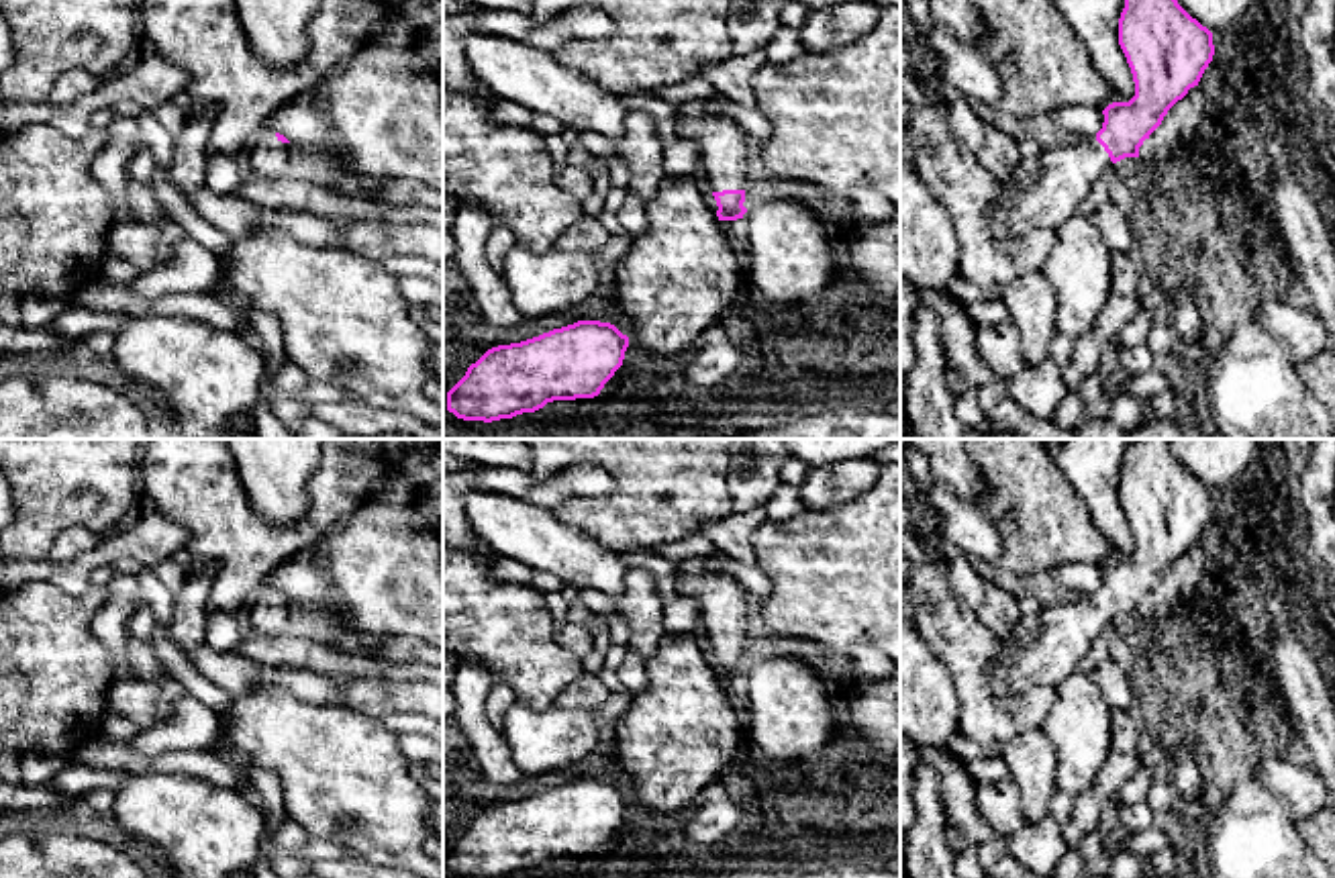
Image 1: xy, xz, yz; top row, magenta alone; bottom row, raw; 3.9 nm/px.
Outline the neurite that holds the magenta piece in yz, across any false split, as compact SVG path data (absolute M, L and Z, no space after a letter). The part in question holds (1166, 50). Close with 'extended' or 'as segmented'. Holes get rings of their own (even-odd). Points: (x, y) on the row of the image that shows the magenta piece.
M1125 0L1119 45L1133 74L1135 96L1108 104L1094 137L1045 147L998 184L998 202L988 218L996 237L1064 227L1096 180L1117 161L1139 157L1143 141L1198 86L1215 55L1213 33L1178 0Z; extended

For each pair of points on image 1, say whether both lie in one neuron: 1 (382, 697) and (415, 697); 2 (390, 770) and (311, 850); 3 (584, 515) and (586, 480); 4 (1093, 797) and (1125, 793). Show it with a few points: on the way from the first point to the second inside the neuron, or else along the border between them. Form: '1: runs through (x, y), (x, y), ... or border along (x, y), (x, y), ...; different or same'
1: runs through (390, 697), (407, 697); same
2: border along (311, 836), (335, 840), (348, 854); different
3: border along (539, 480), (595, 464), (613, 480), (615, 491); different
4: border along (1140, 766), (1113, 793); different

